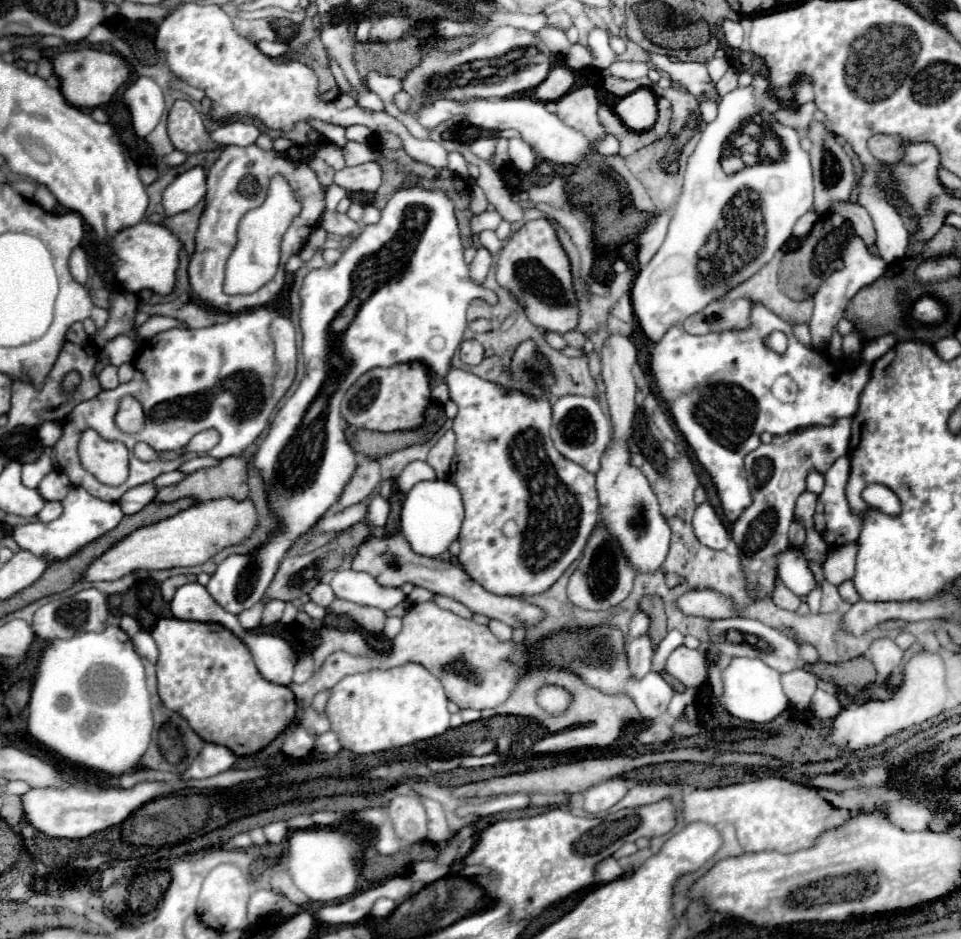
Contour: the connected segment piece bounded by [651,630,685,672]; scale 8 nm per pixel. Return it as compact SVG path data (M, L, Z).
M671 630L667 632L667 636L661 640L661 644L655 648L653 652L653 660L651 660L651 666L655 672L661 672L661 660L665 660L675 648L679 648L683 644L685 636L679 632L679 630Z

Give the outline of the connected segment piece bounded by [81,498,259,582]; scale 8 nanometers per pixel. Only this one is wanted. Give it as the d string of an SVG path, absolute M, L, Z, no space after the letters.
M219 498L211 502L203 502L191 506L175 516L163 518L155 524L137 528L131 536L113 544L99 560L93 560L83 572L81 580L97 582L97 580L117 580L137 568L143 570L165 570L175 566L199 566L211 560L217 552L243 544L259 524L259 516L253 500L235 500L235 498Z

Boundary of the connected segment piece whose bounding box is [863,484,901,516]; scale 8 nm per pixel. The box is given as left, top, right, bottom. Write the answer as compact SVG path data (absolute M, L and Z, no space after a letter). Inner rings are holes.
M873 484L871 486L871 498L863 496L863 500L869 506L877 506L885 514L891 514L891 516L897 516L901 512L901 504L897 502L895 492L891 492L891 488L887 488L885 484Z

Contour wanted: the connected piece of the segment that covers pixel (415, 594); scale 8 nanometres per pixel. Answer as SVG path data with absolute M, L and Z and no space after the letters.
M415 586L413 588L413 592L407 596L407 602L409 604L417 604L417 602L427 602L427 600L431 600L431 592L429 590L425 590L425 588L419 588L419 586Z

